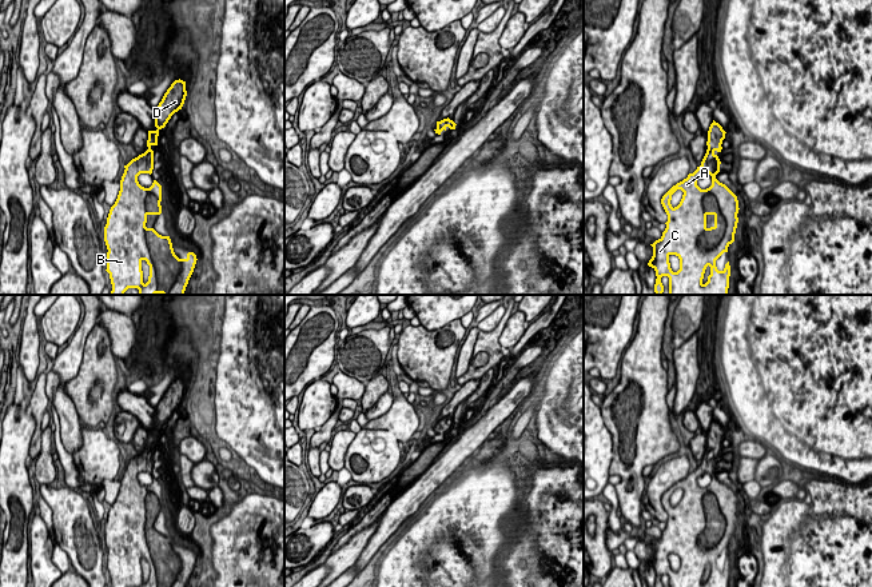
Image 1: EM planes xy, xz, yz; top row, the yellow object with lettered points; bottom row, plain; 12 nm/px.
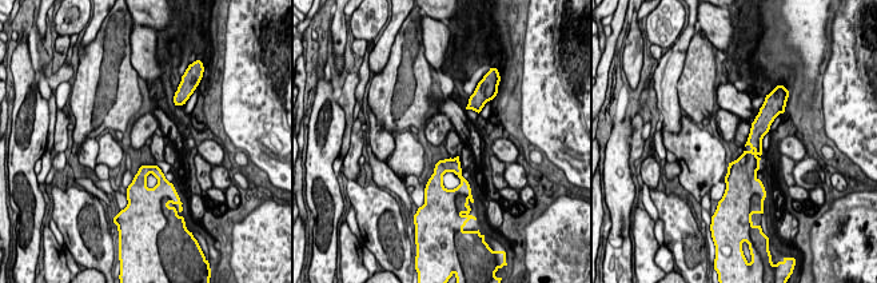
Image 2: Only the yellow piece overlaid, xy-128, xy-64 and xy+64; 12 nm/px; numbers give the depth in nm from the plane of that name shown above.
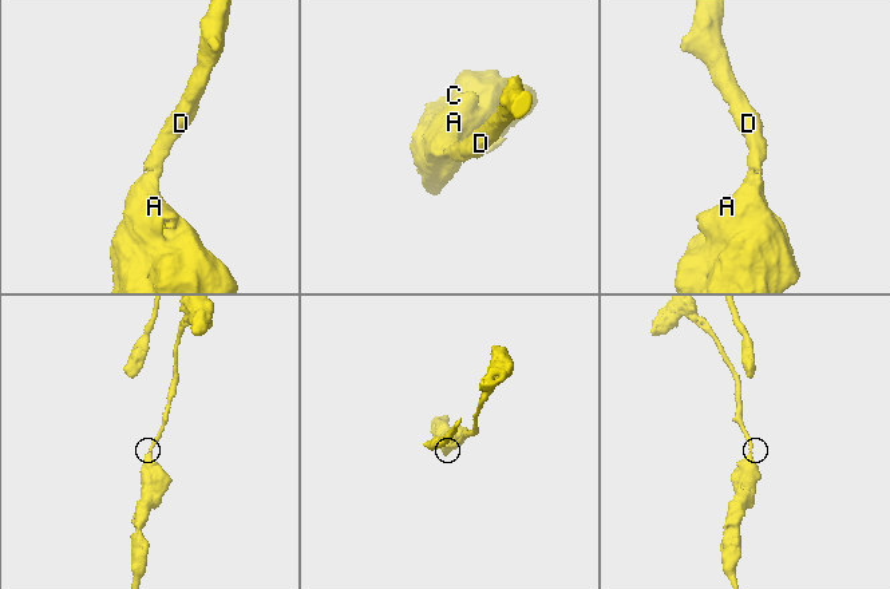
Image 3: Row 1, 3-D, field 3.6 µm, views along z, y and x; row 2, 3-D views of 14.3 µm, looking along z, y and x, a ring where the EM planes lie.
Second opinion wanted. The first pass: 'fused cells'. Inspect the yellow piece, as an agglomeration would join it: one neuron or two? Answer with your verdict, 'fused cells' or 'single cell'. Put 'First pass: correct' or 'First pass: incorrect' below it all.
single cell
First pass: incorrect

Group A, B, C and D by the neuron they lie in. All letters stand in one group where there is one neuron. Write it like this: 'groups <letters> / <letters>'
groups A B C D

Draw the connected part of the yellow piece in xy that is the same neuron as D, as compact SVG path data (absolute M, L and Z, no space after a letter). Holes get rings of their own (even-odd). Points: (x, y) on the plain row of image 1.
M175 379L155 408L155 426L158 428L148 430L148 448L124 464L120 490L104 526L104 540L108 548L105 570L110 572L112 587L186 587L194 571L198 559L194 551L188 551L186 558L179 558L174 551L170 535L162 535L154 527L146 526L148 514L162 512L162 484L154 479L150 487L144 487L138 480L140 472L152 472L154 450L151 446L158 444L159 430L166 426L175 411L182 408L186 395L186 380ZM143 559L150 564L146 583L143 582Z

